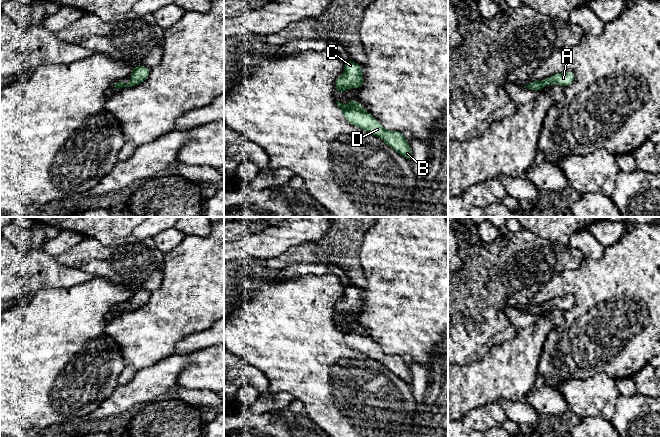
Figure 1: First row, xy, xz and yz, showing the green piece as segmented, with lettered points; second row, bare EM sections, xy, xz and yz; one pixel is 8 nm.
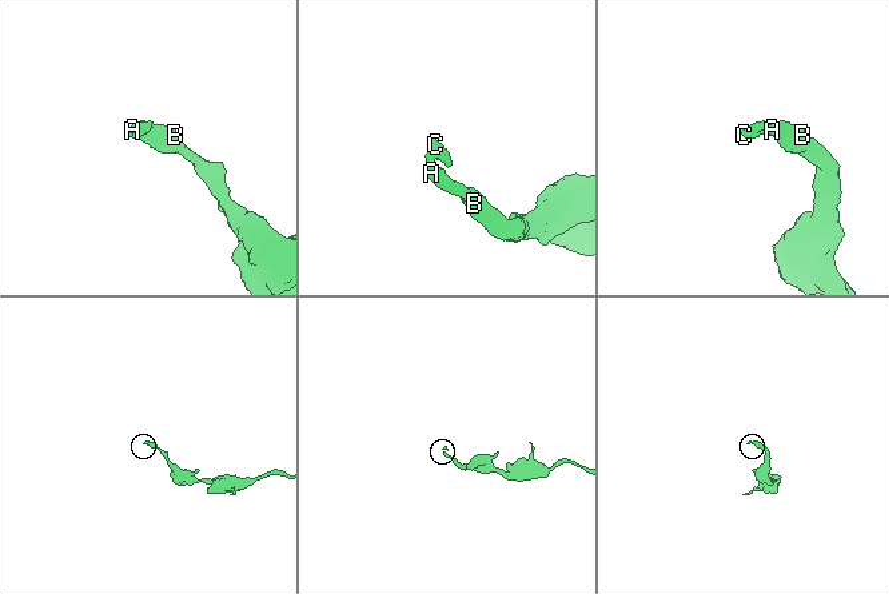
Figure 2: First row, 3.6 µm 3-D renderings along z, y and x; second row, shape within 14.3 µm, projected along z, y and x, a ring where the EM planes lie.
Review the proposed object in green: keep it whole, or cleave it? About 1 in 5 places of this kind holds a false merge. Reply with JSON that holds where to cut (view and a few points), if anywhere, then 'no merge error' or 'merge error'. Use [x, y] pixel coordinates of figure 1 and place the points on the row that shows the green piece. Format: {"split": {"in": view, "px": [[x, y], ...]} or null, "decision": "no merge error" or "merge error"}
{"split": null, "decision": "no merge error"}

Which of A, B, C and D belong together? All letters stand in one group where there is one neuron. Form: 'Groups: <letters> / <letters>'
Groups: A B C D

